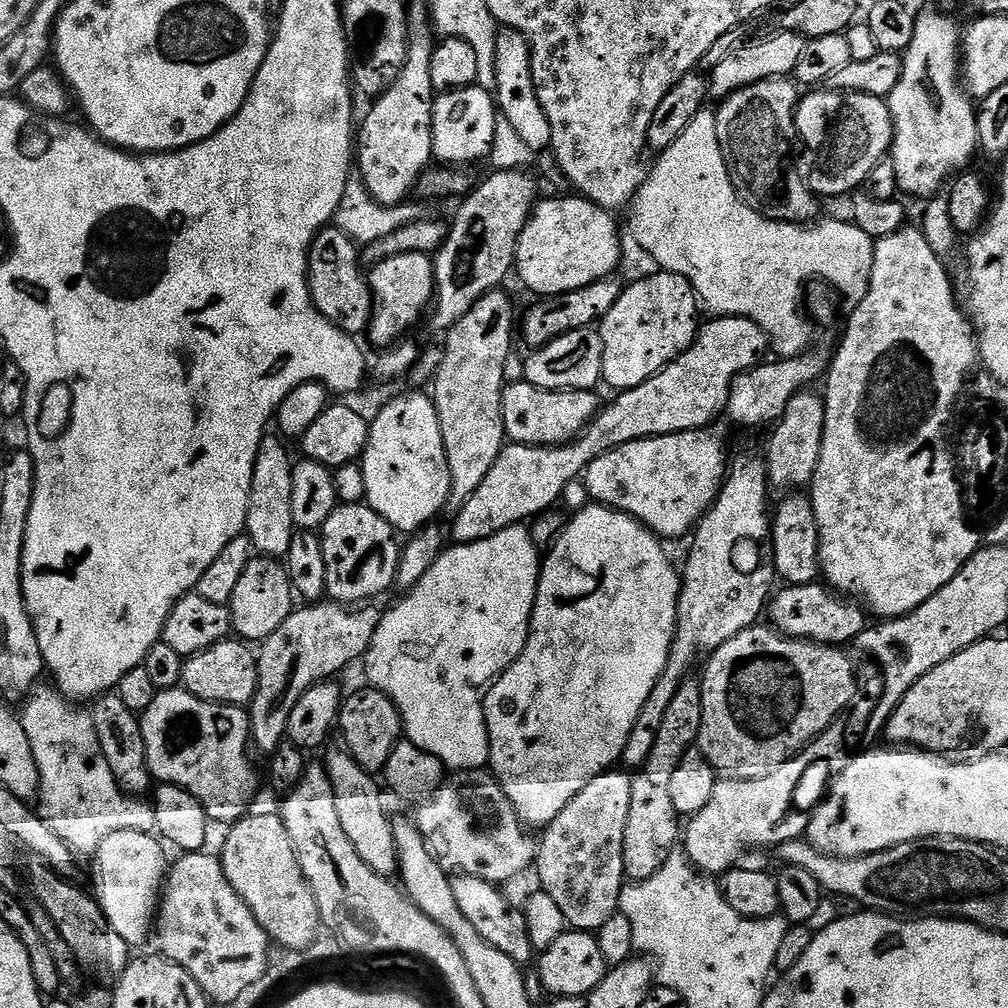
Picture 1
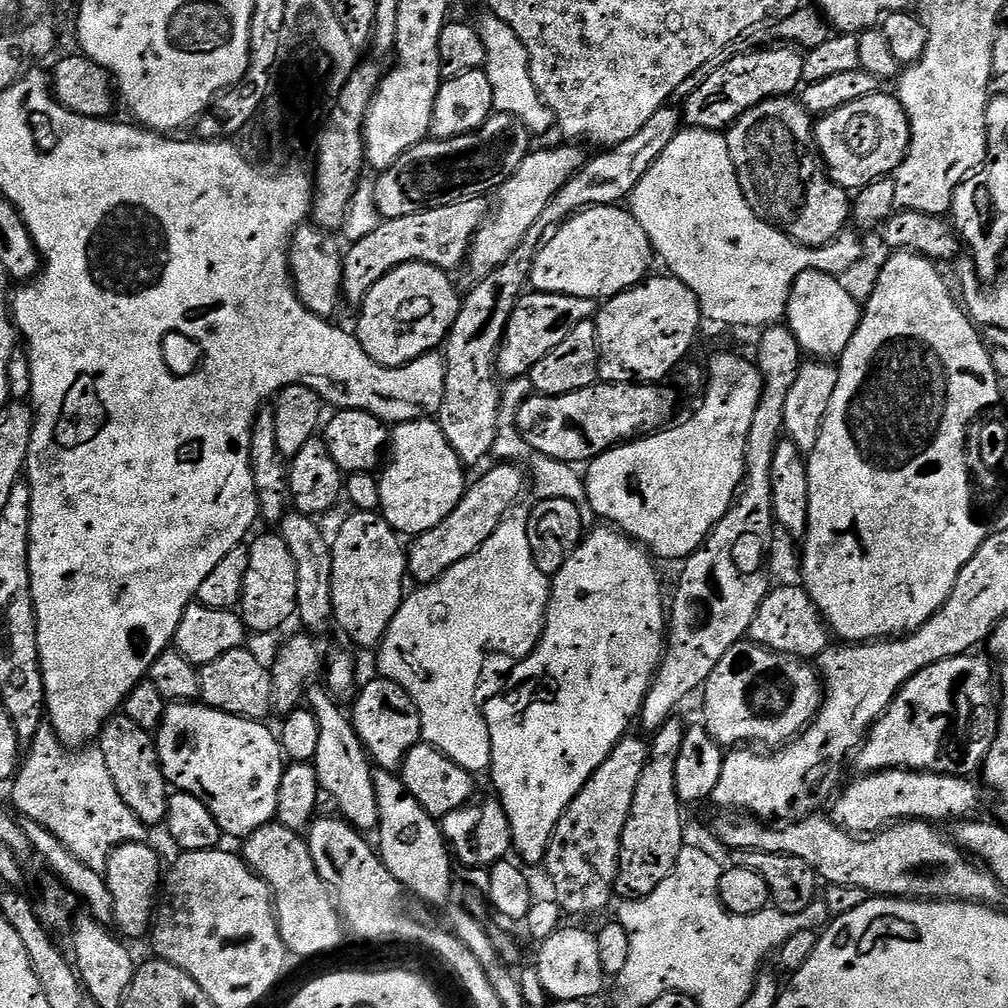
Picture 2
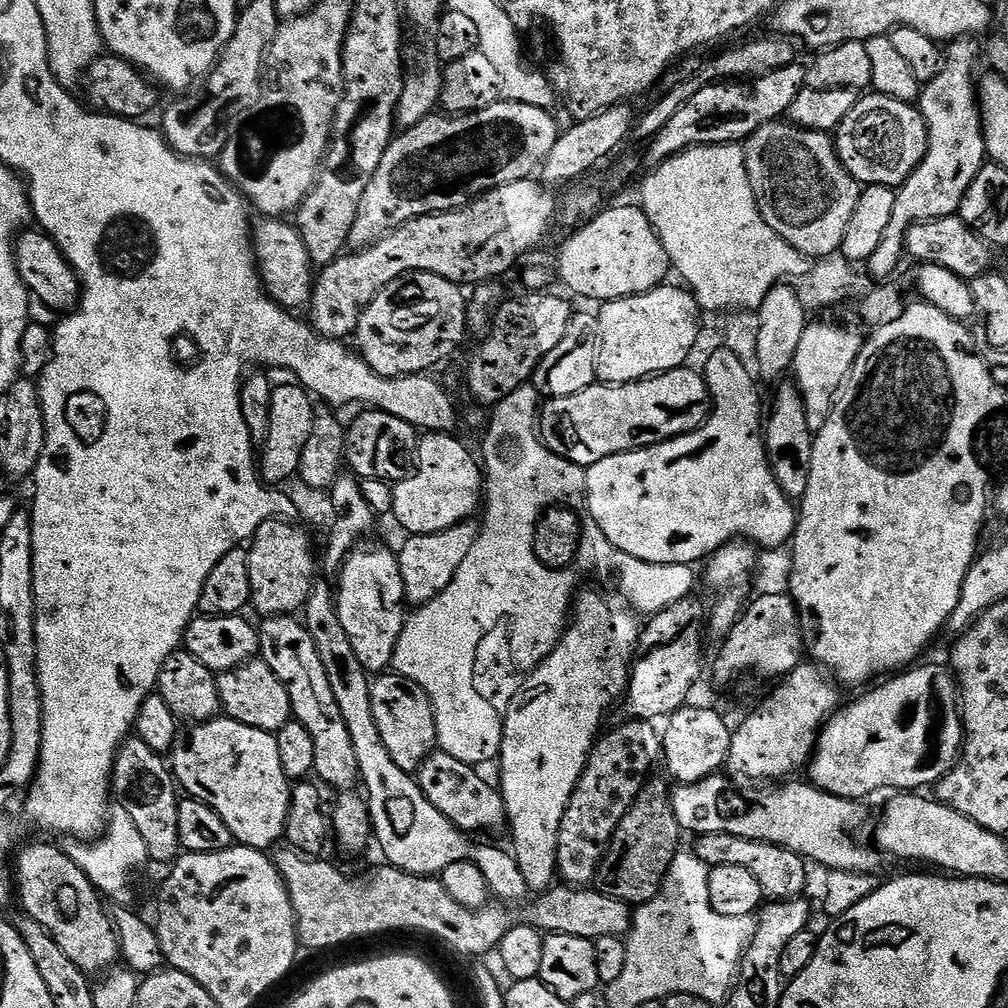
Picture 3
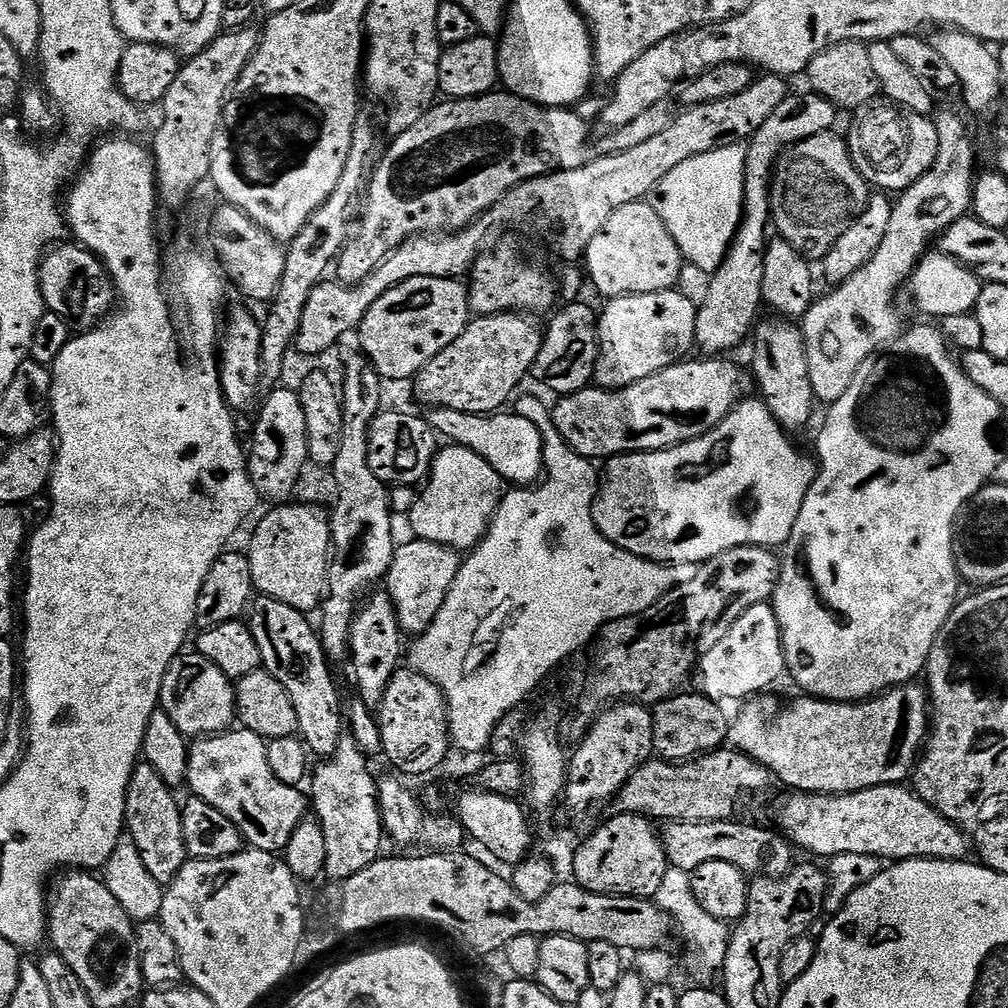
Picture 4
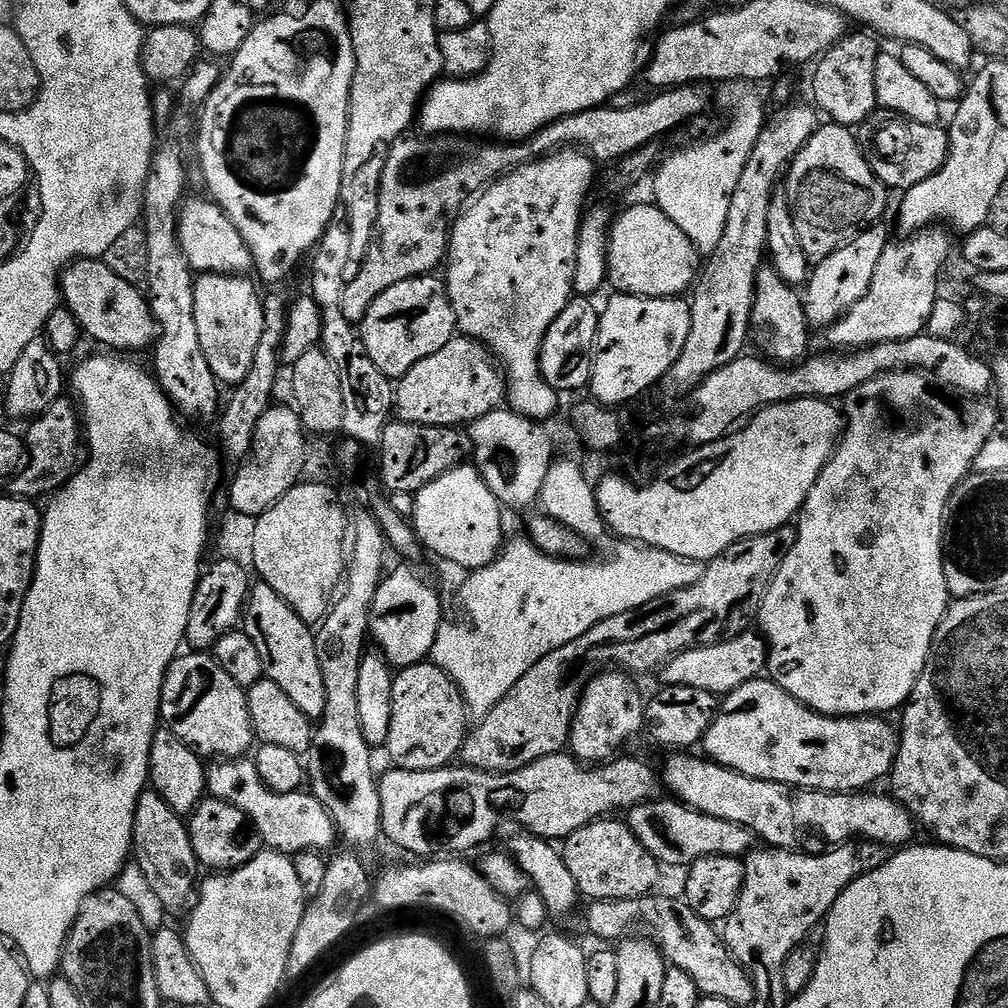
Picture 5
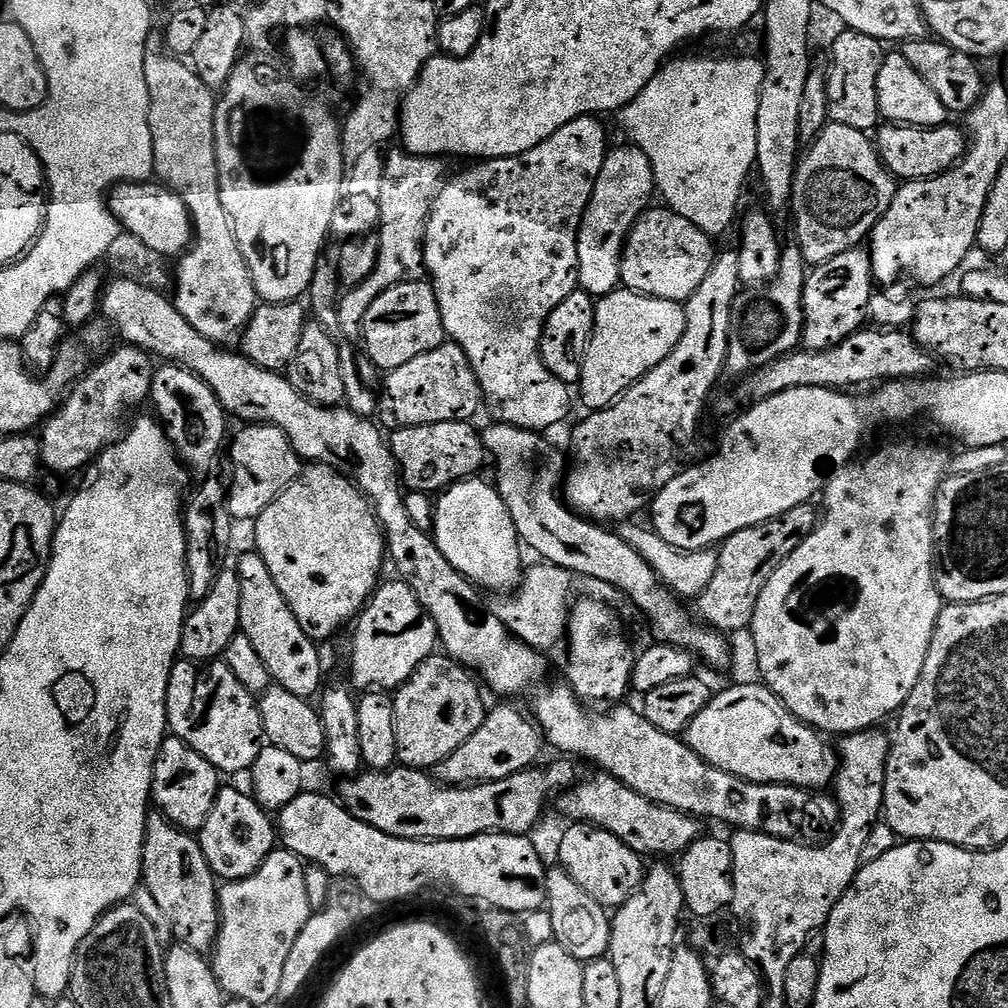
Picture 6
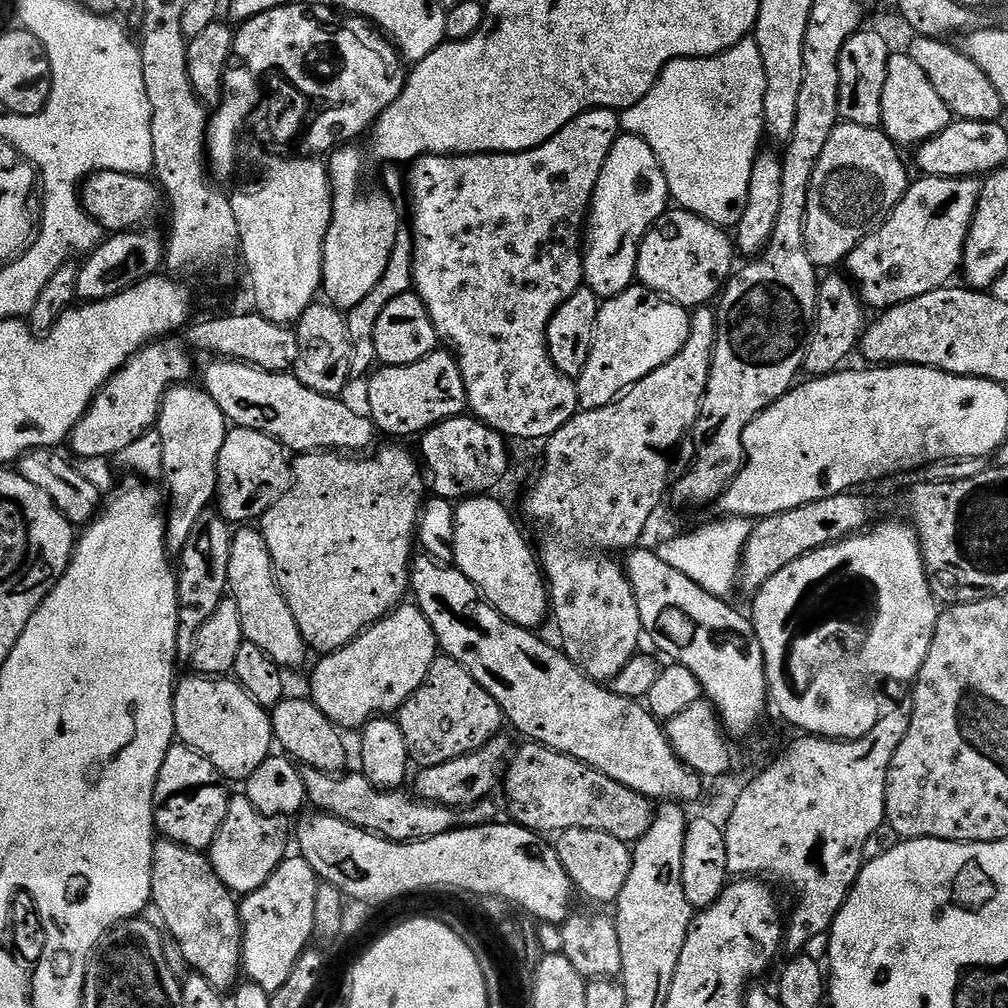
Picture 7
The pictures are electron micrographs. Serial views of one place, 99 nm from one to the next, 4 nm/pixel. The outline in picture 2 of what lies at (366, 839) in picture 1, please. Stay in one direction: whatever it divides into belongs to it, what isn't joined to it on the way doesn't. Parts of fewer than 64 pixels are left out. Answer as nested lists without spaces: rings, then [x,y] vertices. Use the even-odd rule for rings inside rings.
[[[319,686],[309,687],[306,693],[307,707],[314,714],[314,718],[318,722],[318,750],[316,751],[316,759],[314,765],[317,770],[317,778],[321,789],[328,794],[329,798],[336,803],[336,808],[341,817],[347,820],[357,832],[368,834],[368,831],[379,829],[378,822],[378,798],[374,790],[374,764],[367,752],[364,750],[364,744],[358,738],[358,734],[354,730],[351,719],[346,715],[335,696],[328,691],[327,687]]]

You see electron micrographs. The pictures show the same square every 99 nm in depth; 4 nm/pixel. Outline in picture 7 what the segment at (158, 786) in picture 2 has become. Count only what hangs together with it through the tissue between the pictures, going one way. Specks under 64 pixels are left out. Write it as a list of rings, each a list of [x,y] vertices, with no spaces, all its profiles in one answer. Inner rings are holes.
[[[157,839],[152,859],[151,904],[162,910],[168,932],[174,934],[185,965],[195,975],[204,976],[221,990],[231,989],[237,983],[244,955],[240,905],[218,874],[214,874],[211,859],[204,852],[183,848],[172,840]]]

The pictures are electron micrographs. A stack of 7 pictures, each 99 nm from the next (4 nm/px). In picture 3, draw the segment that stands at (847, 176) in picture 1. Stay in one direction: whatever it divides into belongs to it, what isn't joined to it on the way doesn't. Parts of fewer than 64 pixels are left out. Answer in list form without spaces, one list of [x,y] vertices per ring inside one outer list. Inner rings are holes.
[[[868,95],[857,99],[854,110],[850,110],[850,114],[846,114],[840,123],[834,136],[836,154],[857,184],[881,184],[887,188],[899,189],[900,185],[908,181],[926,154],[928,129],[924,126],[924,117],[919,107],[898,102],[889,96]]]

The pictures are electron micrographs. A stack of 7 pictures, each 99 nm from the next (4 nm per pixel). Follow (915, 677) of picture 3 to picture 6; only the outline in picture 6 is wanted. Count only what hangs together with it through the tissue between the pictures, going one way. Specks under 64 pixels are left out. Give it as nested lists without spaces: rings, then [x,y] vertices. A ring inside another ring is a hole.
[[[763,682],[717,691],[702,714],[690,722],[682,739],[710,766],[755,784],[795,784],[797,788],[824,790],[836,779],[838,756],[835,751],[828,752],[825,737],[802,723]]]

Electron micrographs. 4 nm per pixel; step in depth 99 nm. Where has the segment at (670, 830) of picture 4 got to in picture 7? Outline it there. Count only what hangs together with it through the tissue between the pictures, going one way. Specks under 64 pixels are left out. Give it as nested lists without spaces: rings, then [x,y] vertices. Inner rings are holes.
[[[524,742],[521,748],[519,745],[513,751],[508,767],[504,769],[502,792],[503,788],[504,796],[508,799],[508,808],[512,811],[511,819],[537,834],[559,834],[571,828],[602,830],[602,834],[610,834],[622,843],[632,846],[652,825],[654,804],[647,796],[630,790],[630,786],[622,786],[622,782],[614,782],[614,778],[606,778],[606,774],[594,770],[589,764],[555,752],[544,744]]]

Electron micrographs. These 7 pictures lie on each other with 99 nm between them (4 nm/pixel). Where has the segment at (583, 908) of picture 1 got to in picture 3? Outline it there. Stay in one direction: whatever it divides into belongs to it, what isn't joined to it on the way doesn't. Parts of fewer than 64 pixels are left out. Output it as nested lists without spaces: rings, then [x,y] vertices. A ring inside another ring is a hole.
[[[625,719],[623,723],[613,732],[605,731],[592,745],[592,752],[588,755],[588,761],[584,763],[580,781],[577,782],[574,794],[566,806],[566,814],[562,814],[562,826],[558,830],[556,870],[559,879],[573,888],[582,888],[595,881],[602,858],[608,849],[608,843],[614,838],[614,830],[618,830],[622,818],[626,818],[630,806],[636,801],[636,795],[644,789],[650,776],[648,771],[651,770],[652,763],[655,760],[657,763],[662,756],[662,736],[655,723],[630,719]]]

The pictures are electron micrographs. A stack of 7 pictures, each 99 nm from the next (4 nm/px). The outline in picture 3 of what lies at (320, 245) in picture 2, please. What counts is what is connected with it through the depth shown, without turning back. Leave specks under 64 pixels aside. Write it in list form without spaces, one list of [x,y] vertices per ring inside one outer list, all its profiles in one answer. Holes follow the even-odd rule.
[[[260,218],[257,224],[255,221],[251,225],[251,230],[260,279],[263,280],[268,295],[283,308],[307,309],[312,303],[314,265],[295,223],[284,218]]]

